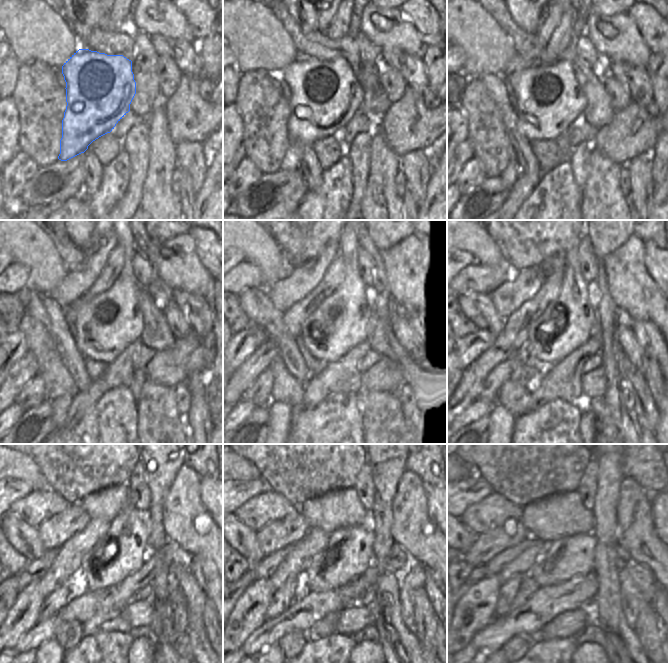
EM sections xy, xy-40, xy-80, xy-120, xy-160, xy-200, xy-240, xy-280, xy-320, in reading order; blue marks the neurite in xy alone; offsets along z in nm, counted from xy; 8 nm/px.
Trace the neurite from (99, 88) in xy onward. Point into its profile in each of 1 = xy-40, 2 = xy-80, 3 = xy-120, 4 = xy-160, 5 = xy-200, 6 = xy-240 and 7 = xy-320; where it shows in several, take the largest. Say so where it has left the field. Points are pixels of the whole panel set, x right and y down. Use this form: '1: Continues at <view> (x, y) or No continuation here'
1: Continues at xy-40 (324, 95)
2: Continues at xy-80 (549, 98)
3: Continues at xy-120 (104, 326)
4: Continues at xy-160 (339, 323)
5: Continues at xy-200 (567, 323)
6: Continues at xy-240 (123, 549)
7: Continues at xy-320 (570, 557).

